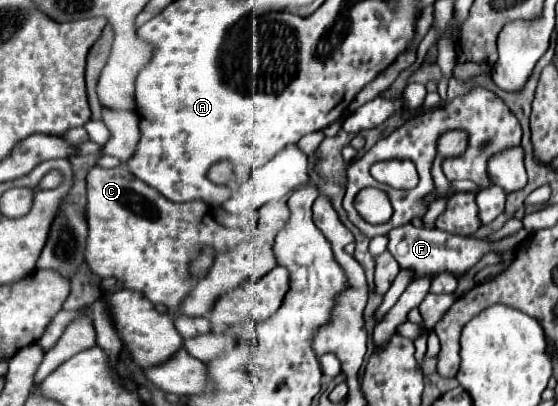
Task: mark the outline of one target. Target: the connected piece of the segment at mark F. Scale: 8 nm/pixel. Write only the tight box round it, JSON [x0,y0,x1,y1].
[389,225,529,279]

